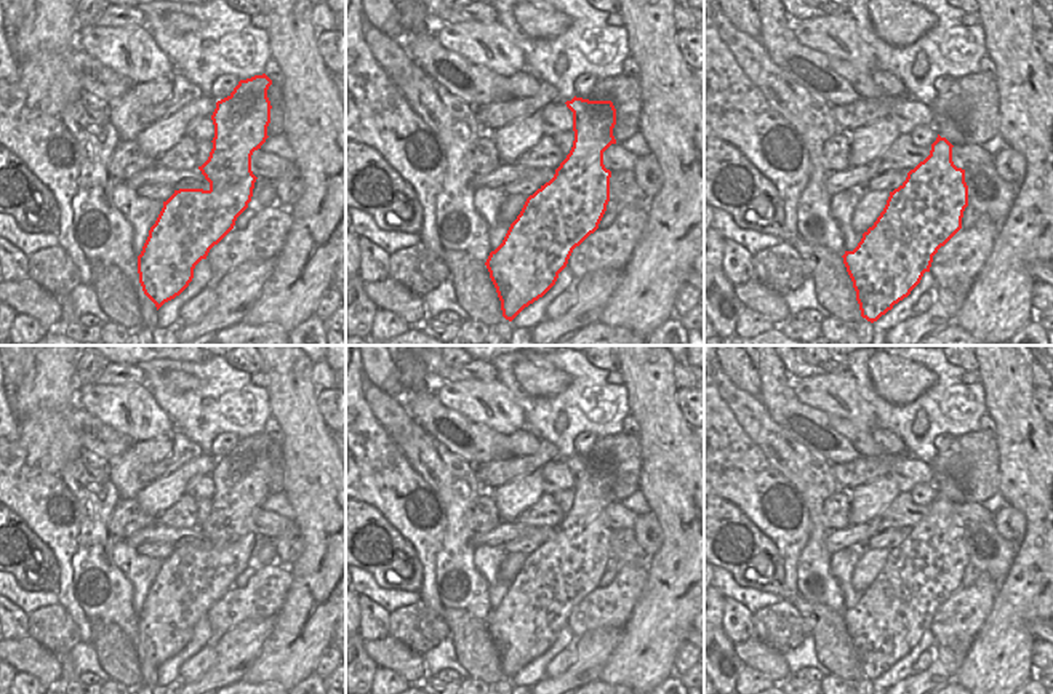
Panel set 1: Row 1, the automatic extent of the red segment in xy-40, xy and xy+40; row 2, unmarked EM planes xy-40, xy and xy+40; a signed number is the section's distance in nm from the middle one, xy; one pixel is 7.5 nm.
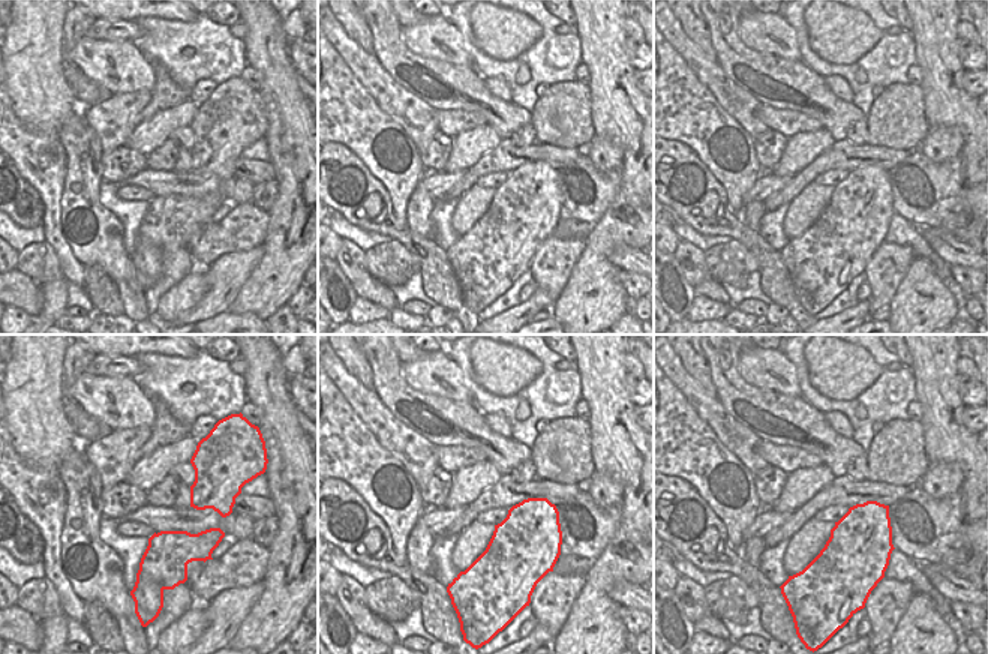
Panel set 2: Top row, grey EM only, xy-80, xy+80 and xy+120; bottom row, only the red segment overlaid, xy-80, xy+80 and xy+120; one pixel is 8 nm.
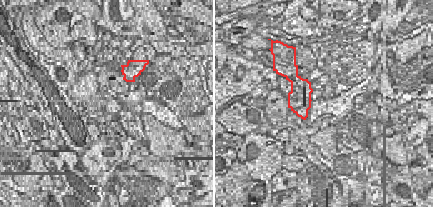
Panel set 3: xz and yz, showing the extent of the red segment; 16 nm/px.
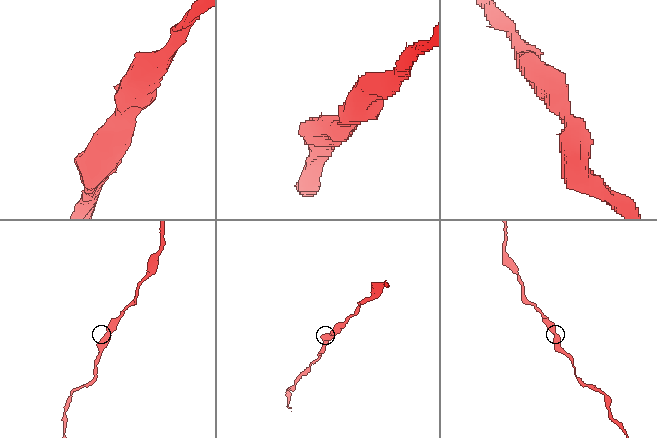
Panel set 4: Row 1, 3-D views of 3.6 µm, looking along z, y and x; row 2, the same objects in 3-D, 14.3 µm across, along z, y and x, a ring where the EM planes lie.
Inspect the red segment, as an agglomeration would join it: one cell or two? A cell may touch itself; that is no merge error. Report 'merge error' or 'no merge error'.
no merge error

